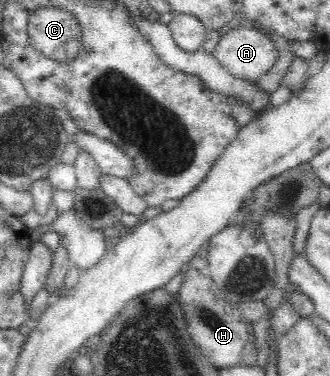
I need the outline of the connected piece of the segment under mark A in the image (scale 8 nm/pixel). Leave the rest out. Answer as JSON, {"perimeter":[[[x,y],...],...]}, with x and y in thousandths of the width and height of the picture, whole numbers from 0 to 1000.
{"perimeter":[[[706,61],[673,82],[642,144],[658,154],[658,165],[694,191],[694,199],[718,210],[773,218],[788,199],[809,194],[827,178],[842,149],[842,130],[833,112],[785,72],[779,77],[727,72]]]}

